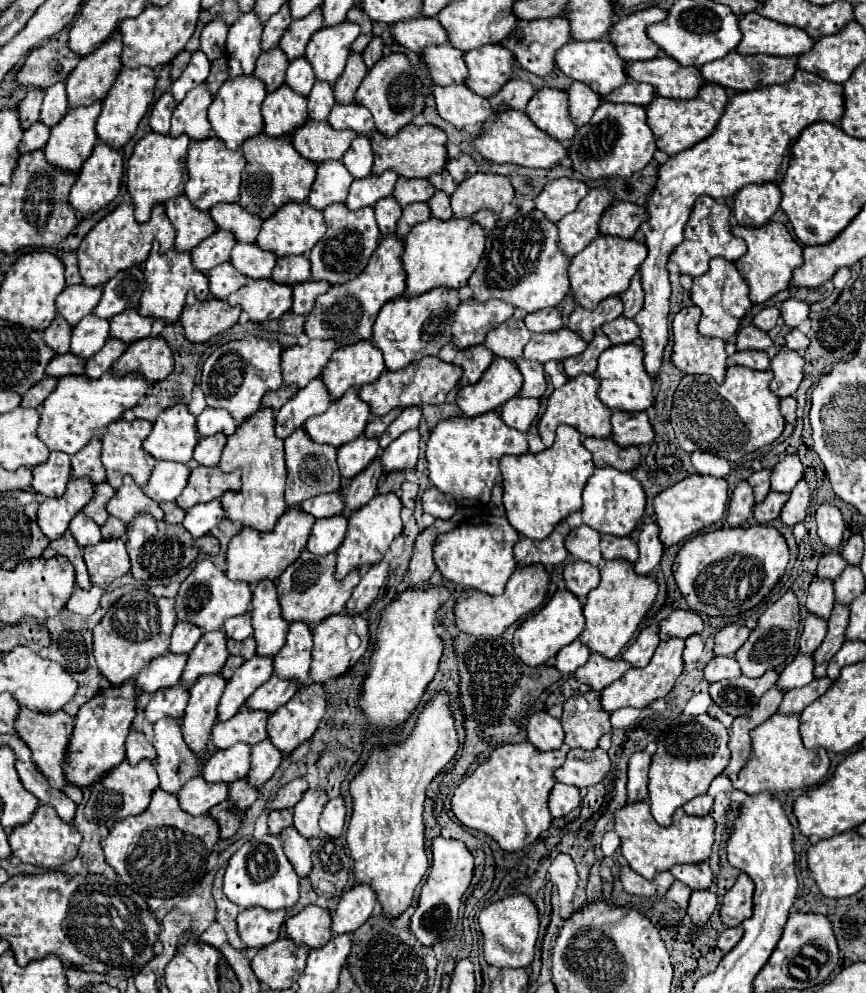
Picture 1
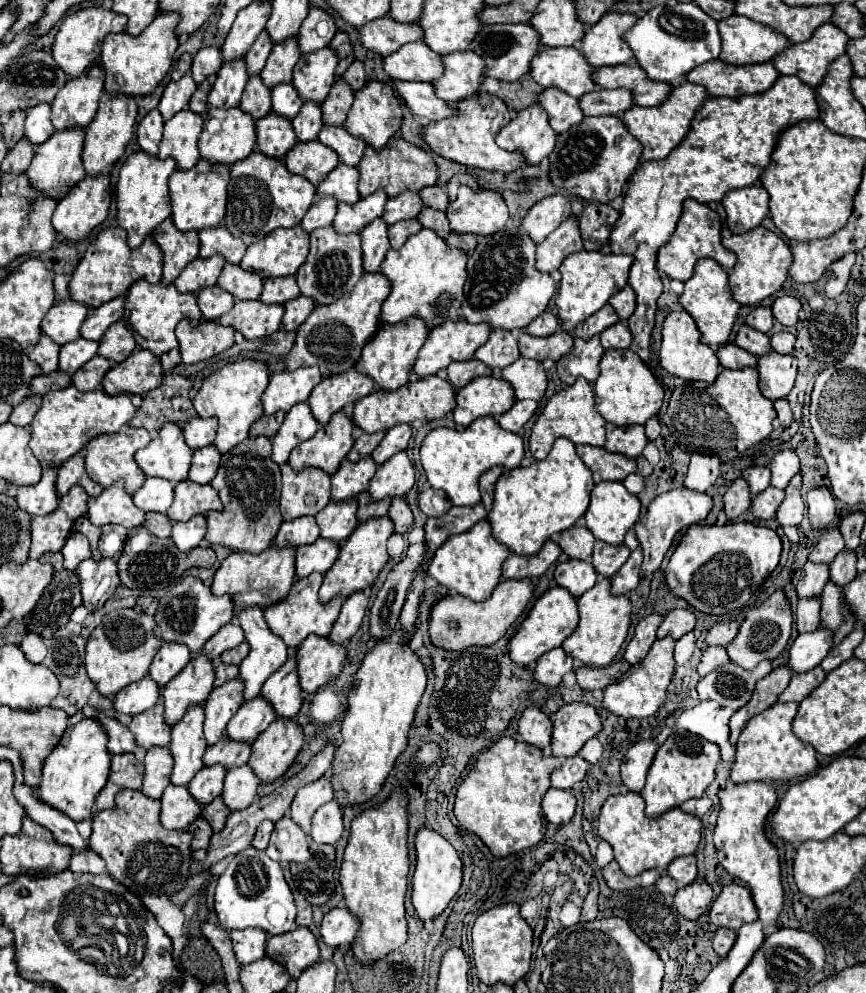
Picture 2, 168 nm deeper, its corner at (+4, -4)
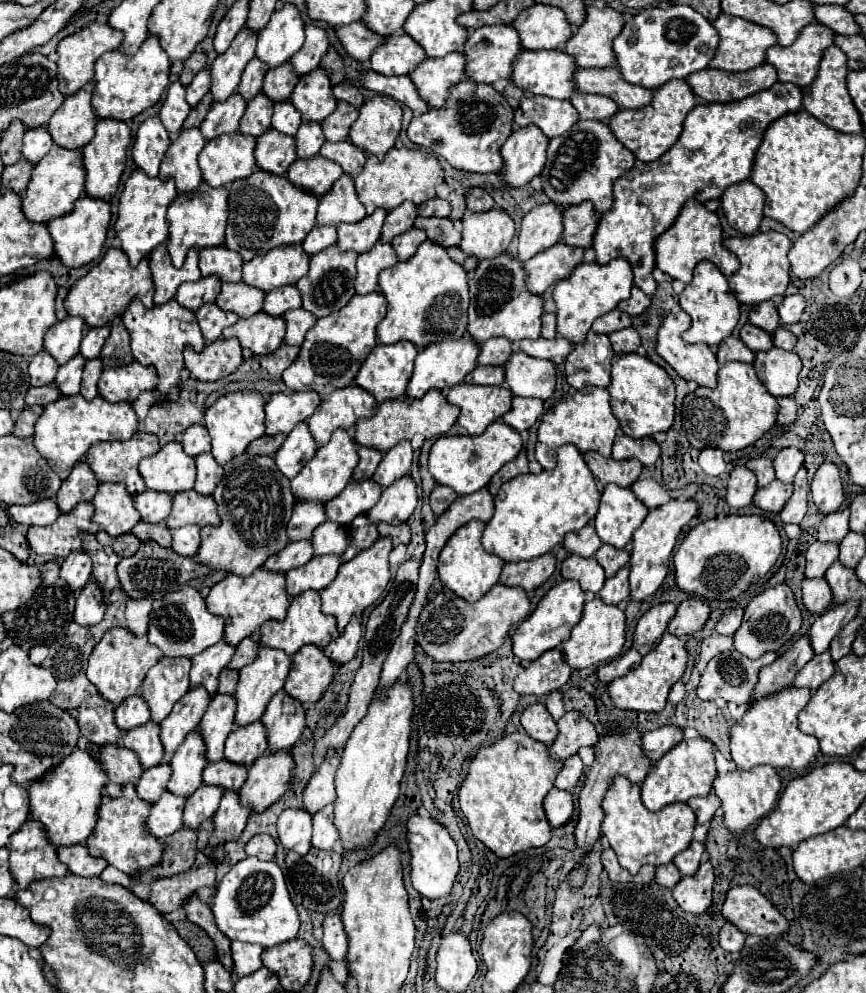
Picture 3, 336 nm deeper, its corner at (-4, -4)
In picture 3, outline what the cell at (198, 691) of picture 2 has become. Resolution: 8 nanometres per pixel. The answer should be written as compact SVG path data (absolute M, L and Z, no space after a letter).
M193 687L185 693L183 699L179 699L169 713L167 719L161 721L161 741L165 747L163 761L169 763L173 757L173 751L179 747L179 743L185 739L185 735L199 727L199 721L203 713L207 711L211 703L211 695L207 695L207 689Z

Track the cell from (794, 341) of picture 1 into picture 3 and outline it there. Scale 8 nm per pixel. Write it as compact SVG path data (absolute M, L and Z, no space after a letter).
M779 327L779 329L773 333L773 343L775 343L775 347L781 347L781 349L785 349L785 351L791 351L791 349L795 347L795 343L797 343L797 337L795 337L789 329Z

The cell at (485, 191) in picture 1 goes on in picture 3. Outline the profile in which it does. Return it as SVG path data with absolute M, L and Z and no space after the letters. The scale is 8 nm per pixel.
M499 207L483 213L465 211L461 225L463 241L459 247L469 255L477 255L479 259L503 253L515 235L513 219Z

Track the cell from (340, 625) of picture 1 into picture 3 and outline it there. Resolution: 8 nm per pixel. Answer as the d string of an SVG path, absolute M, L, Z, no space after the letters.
M305 645L291 659L293 665L283 689L301 703L319 701L335 677L337 663L327 659L317 645Z

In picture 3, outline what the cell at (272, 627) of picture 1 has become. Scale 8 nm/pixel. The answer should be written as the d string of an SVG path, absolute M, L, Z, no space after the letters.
M259 645L259 653L257 653L255 661L245 665L239 671L239 683L237 683L237 689L235 689L235 699L237 699L235 725L247 725L247 723L253 723L253 721L261 719L269 699L279 689L283 689L285 679L289 675L289 669L291 669L291 657L285 651L273 649L273 647L267 647L267 645Z

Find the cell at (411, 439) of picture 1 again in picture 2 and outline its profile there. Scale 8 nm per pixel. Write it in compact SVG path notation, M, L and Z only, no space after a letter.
M405 451L379 465L375 477L369 483L369 495L373 501L387 497L405 497L415 485L415 469Z

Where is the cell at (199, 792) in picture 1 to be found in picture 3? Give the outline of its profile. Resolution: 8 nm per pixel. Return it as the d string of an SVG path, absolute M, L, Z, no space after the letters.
M165 791L159 801L153 803L151 815L147 819L147 831L151 835L165 839L183 827L183 805L185 797Z

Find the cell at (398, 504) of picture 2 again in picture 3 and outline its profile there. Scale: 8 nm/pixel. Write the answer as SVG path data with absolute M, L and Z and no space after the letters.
M379 523L377 525L377 531L381 535L389 535L393 537L393 545L399 545L399 543L409 543L411 539L411 527L409 523L401 523L401 525L389 525L389 523Z

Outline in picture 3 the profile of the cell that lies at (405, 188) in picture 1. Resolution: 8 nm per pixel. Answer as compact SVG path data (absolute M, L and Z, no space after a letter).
M405 201L403 205L399 205L399 209L389 211L389 215L387 215L385 223L383 223L381 239L391 241L395 235L405 233L407 229L413 227L415 217L417 217L417 205L413 201Z

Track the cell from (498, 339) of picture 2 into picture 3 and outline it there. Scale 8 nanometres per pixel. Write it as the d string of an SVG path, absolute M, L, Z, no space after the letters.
M491 337L483 341L477 363L479 365L503 365L511 353L513 353L513 345L511 341L507 341L507 337Z

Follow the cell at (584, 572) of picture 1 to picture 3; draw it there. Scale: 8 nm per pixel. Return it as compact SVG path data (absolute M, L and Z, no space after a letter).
M569 555L563 561L561 567L563 579L573 579L581 585L583 591L587 593L599 593L605 583L605 573L603 567L595 561L595 557L579 557L579 555Z

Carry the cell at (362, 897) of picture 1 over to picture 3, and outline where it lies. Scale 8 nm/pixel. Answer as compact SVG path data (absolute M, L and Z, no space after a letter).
M327 915L323 921L323 947L331 959L339 961L347 955L347 935L339 915Z

